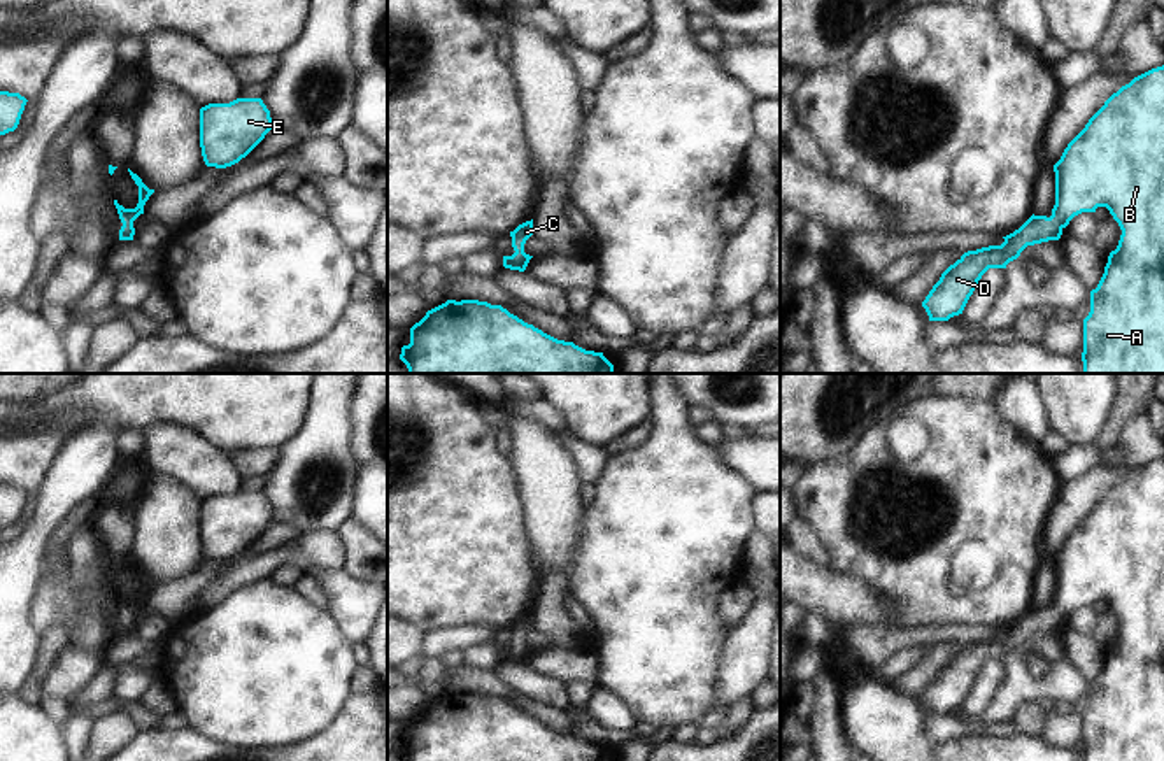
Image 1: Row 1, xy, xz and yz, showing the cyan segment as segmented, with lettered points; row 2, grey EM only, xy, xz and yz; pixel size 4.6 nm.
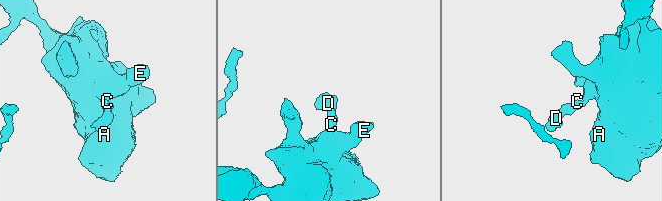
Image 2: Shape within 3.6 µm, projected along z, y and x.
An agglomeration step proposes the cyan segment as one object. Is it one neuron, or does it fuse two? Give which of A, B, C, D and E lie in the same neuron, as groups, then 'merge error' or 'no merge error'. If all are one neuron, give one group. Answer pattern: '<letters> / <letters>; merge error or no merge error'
A B C D E; no merge error

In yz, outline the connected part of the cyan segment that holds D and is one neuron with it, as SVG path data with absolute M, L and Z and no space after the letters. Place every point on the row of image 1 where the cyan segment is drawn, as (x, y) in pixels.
M1164 65L1152 68L1113 93L1068 144L1054 165L1055 205L1052 216L1031 216L1018 230L1003 237L1001 245L964 252L933 286L922 307L929 321L948 321L962 314L978 281L989 268L1006 268L1027 245L1059 240L1069 221L1082 212L1106 207L1122 235L1110 252L1104 274L1090 291L1090 312L1083 319L1083 373L1164 373Z

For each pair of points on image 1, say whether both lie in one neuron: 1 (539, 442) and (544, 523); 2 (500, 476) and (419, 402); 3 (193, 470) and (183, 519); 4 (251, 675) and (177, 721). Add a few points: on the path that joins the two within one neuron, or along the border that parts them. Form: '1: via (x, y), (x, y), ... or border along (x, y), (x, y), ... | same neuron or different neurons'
1: via (540, 462), (544, 467), (544, 504) | same neuron
2: via (481, 463), (439, 421) | same neuron
3: border along (153, 474), (177, 479), (200, 500) | different neurons
4: border along (177, 709), (188, 726) | different neurons

